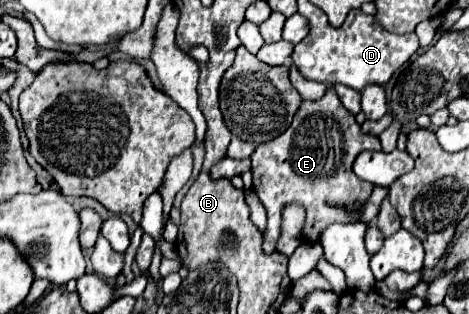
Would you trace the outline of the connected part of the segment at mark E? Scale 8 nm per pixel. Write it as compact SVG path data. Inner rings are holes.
M332 85L328 87L322 99L302 101L286 133L264 145L258 145L256 153L252 153L250 157L252 159L250 171L254 179L254 193L268 211L268 225L262 233L264 253L272 253L276 249L280 233L280 213L286 201L298 201L304 207L308 207L302 239L310 243L318 241L320 231L324 231L324 225L336 221L340 223L358 221L358 215L346 213L340 207L328 207L328 201L360 207L370 197L372 185L360 181L352 173L352 163L360 155L360 151L380 151L380 139L362 133L354 115L348 113L340 103L340 99L336 97Z

